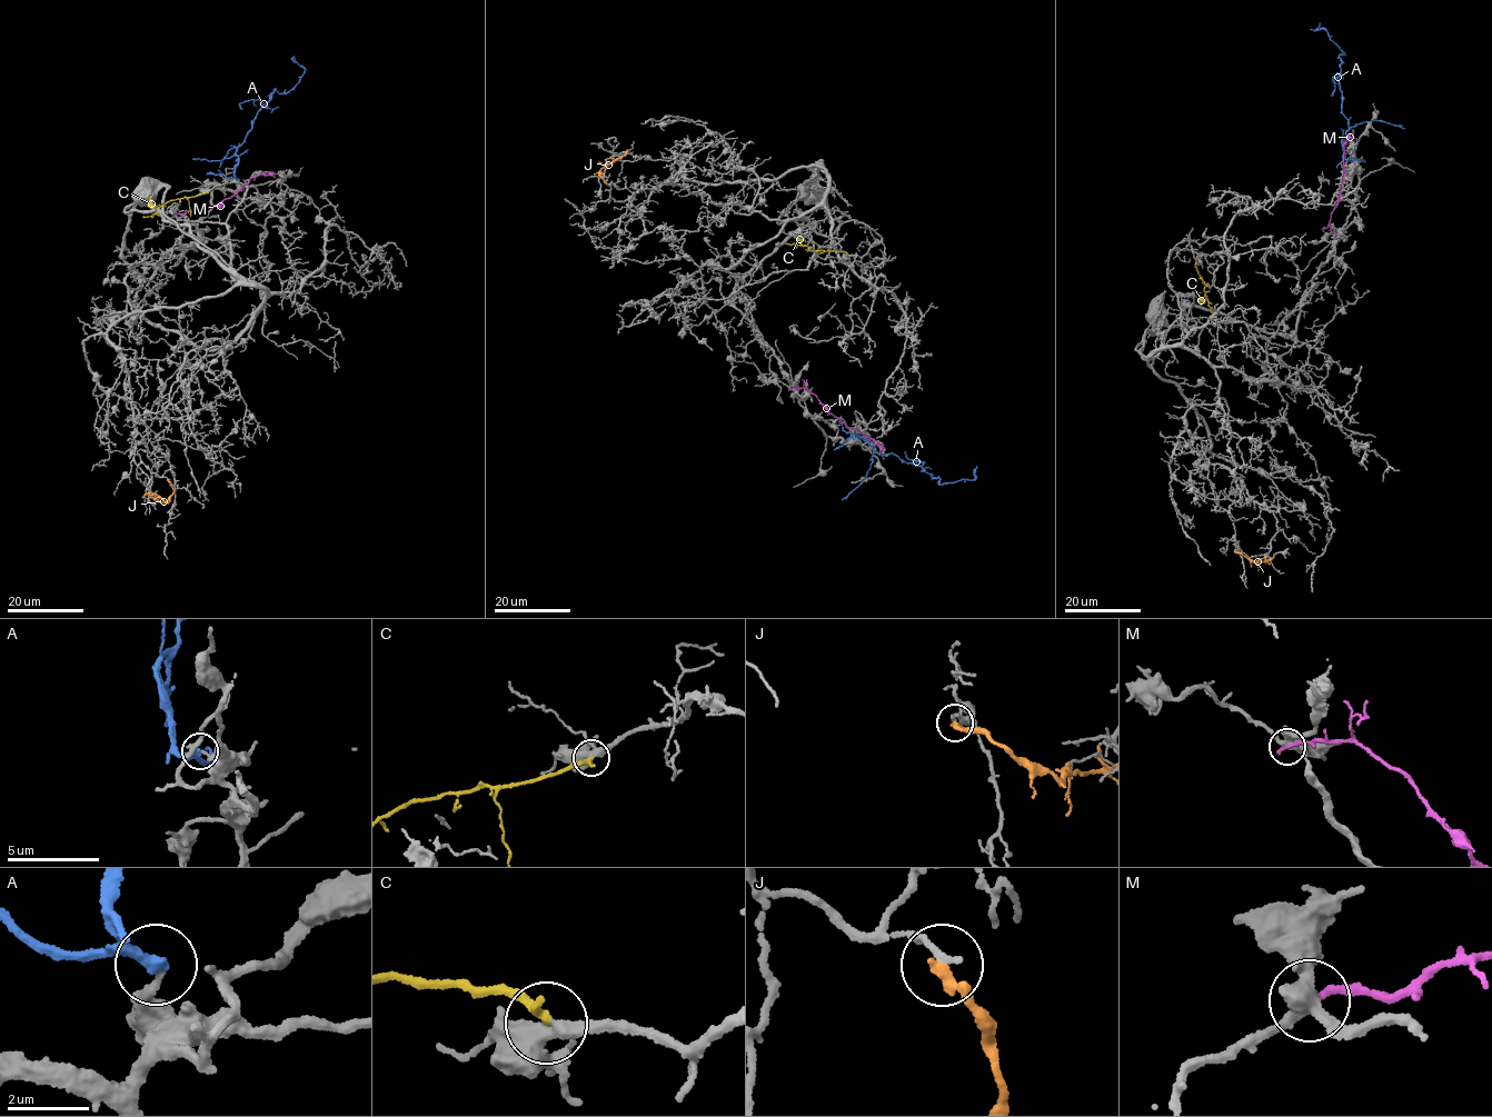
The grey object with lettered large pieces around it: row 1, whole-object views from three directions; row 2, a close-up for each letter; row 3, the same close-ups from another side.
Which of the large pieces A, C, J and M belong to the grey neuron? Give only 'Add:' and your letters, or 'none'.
Add: C

